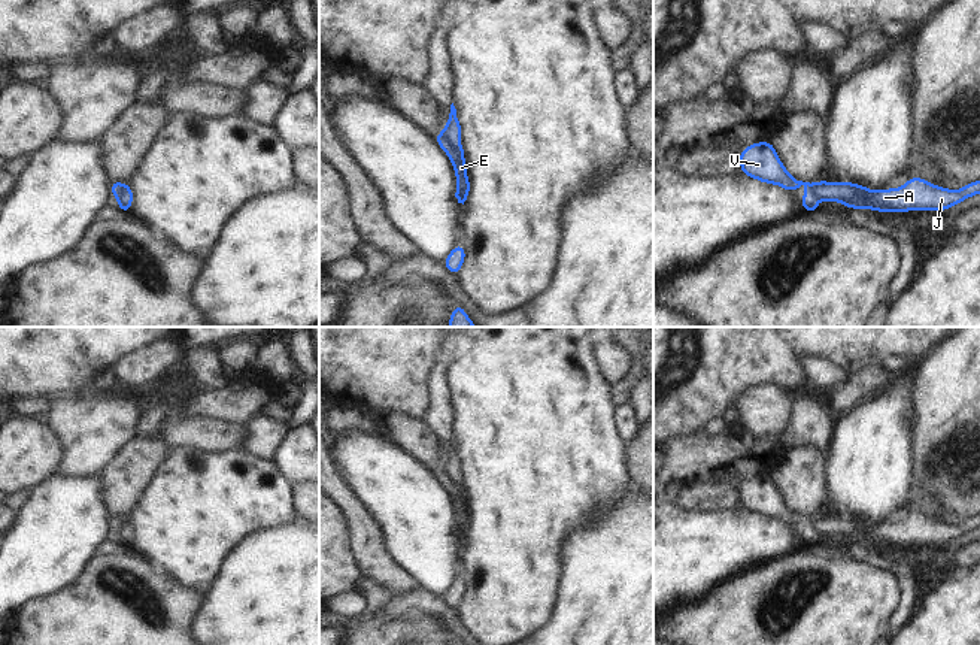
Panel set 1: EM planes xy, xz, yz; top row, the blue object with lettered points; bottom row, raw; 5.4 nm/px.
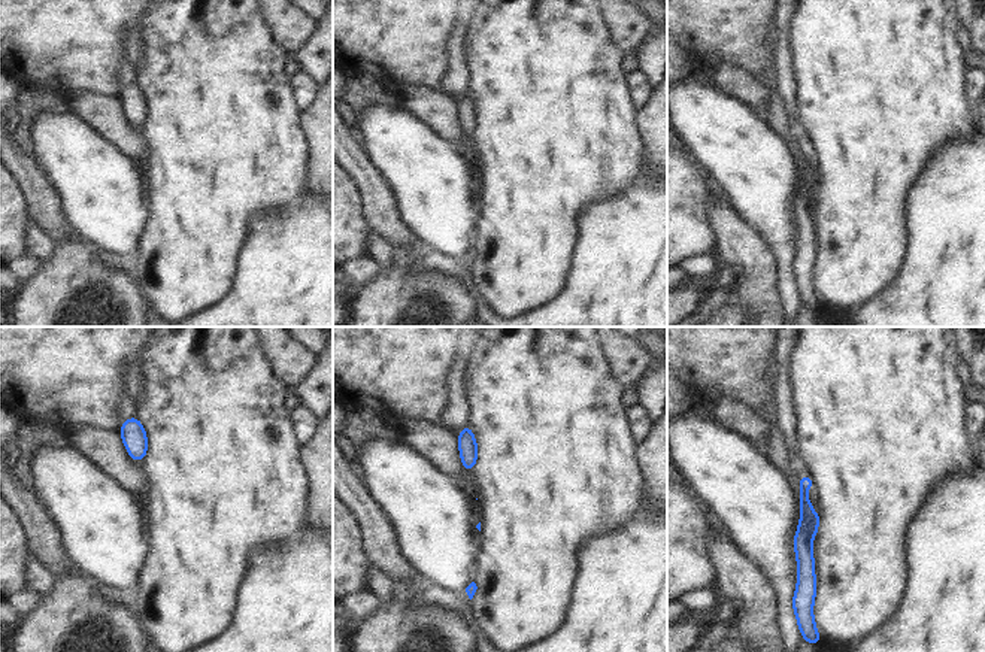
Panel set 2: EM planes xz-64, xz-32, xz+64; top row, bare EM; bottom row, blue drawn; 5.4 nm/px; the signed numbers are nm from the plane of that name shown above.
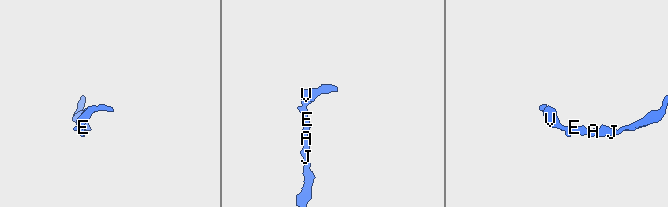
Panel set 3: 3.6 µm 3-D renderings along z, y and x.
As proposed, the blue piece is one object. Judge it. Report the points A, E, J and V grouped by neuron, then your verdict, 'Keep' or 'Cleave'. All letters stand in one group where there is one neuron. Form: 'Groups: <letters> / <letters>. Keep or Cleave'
Groups: A E J / V. Cleave

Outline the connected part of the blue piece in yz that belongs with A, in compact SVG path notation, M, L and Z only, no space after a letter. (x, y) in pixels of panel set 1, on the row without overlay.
M911 511L904 521L896 524L870 526L864 520L852 517L825 517L813 518L813 527L817 533L826 536L841 536L849 543L868 542L879 546L908 546L928 543L943 546L952 539L980 527L980 515L965 518L959 526L935 521L922 512Z

